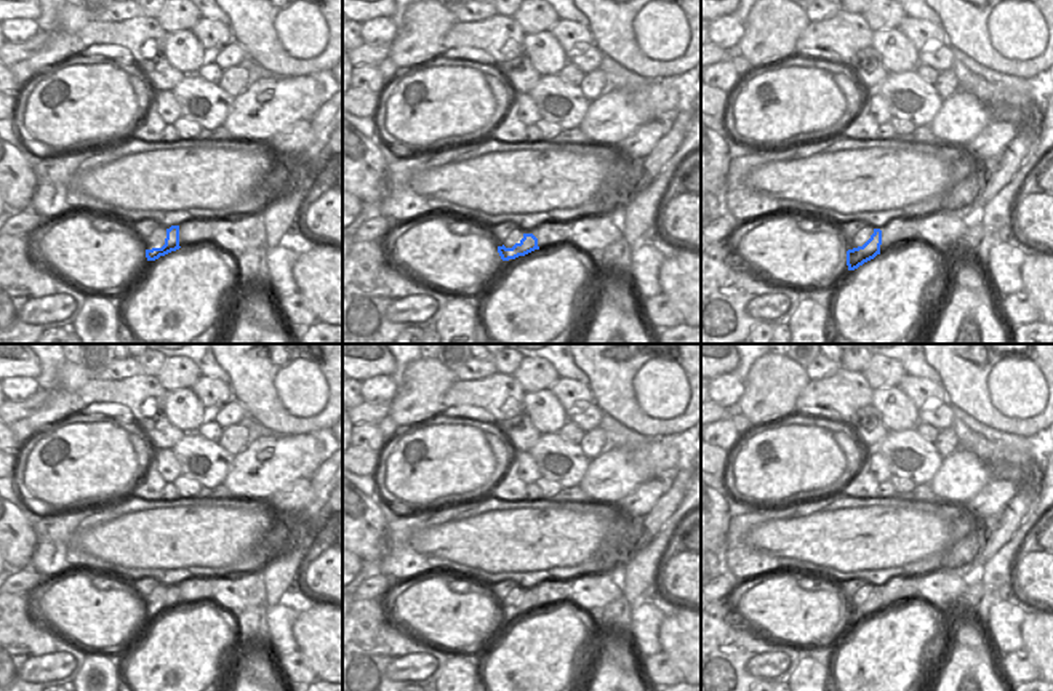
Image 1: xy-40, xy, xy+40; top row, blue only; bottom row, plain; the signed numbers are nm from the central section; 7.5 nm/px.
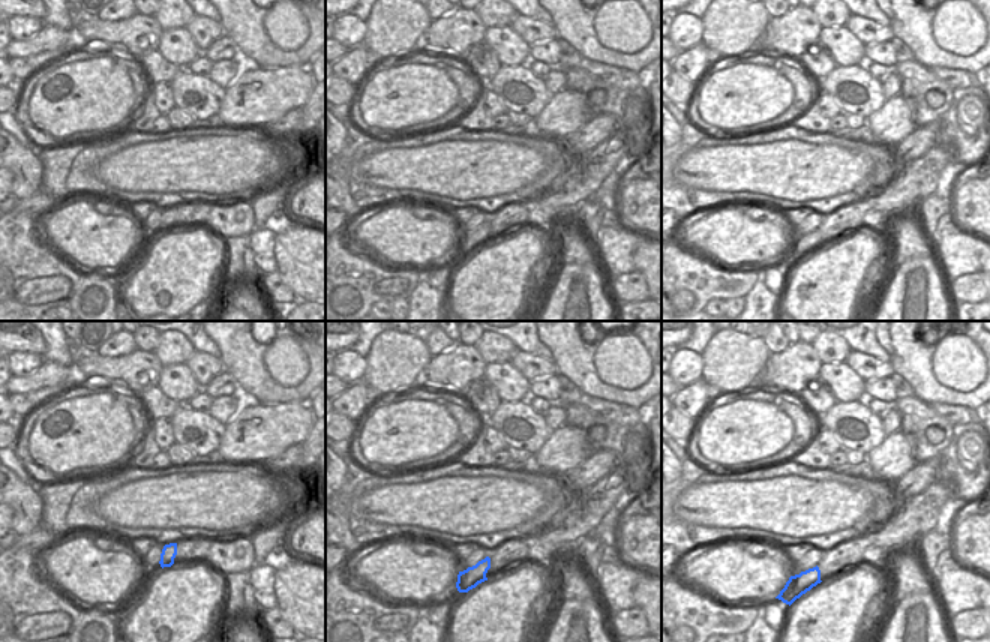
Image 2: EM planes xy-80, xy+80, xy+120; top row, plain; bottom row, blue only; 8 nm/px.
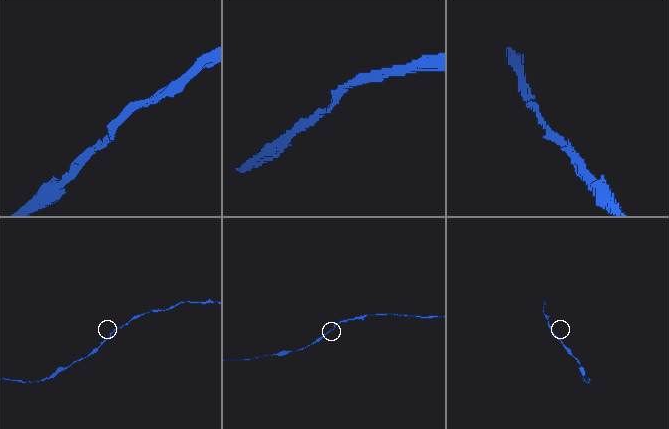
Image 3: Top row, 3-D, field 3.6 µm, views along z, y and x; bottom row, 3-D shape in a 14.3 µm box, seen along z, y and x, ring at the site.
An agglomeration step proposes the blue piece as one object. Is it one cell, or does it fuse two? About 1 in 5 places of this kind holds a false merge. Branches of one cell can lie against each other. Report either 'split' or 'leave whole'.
leave whole

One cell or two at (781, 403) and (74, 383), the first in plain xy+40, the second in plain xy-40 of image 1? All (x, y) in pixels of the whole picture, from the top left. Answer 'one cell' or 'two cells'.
one cell

